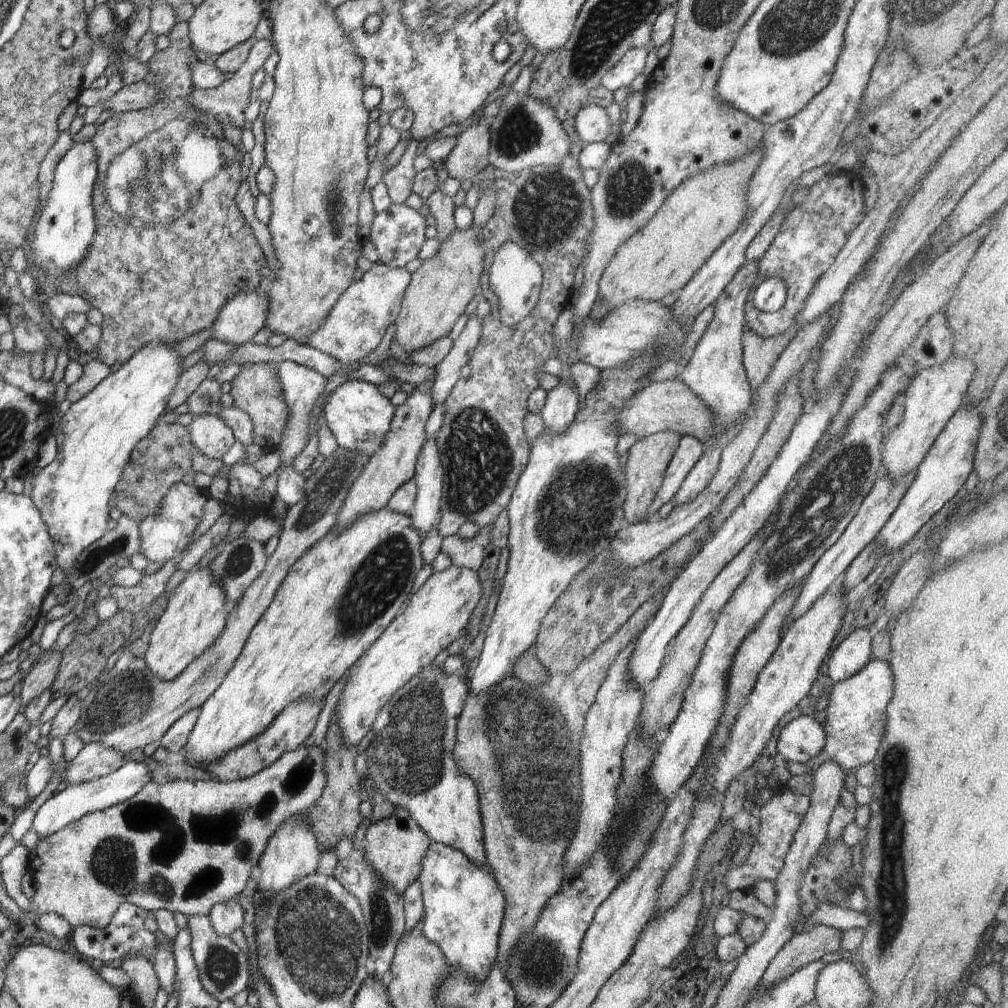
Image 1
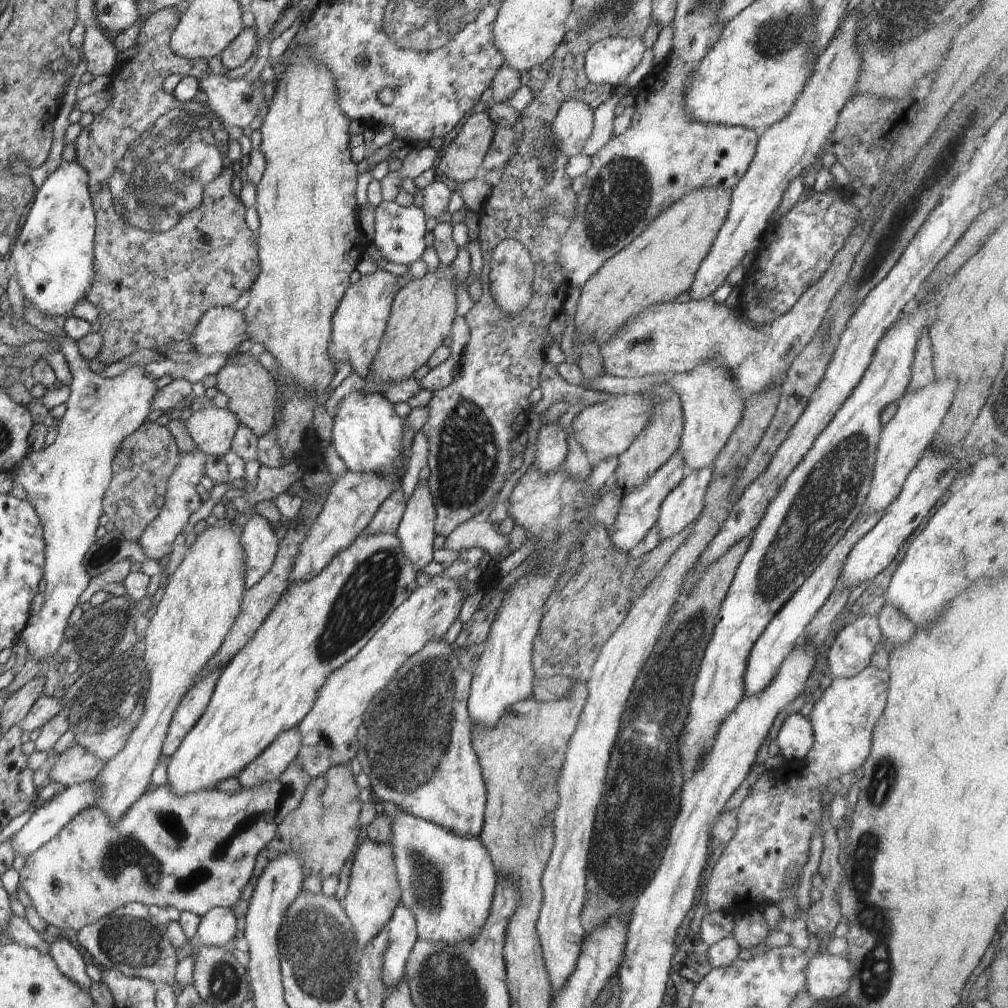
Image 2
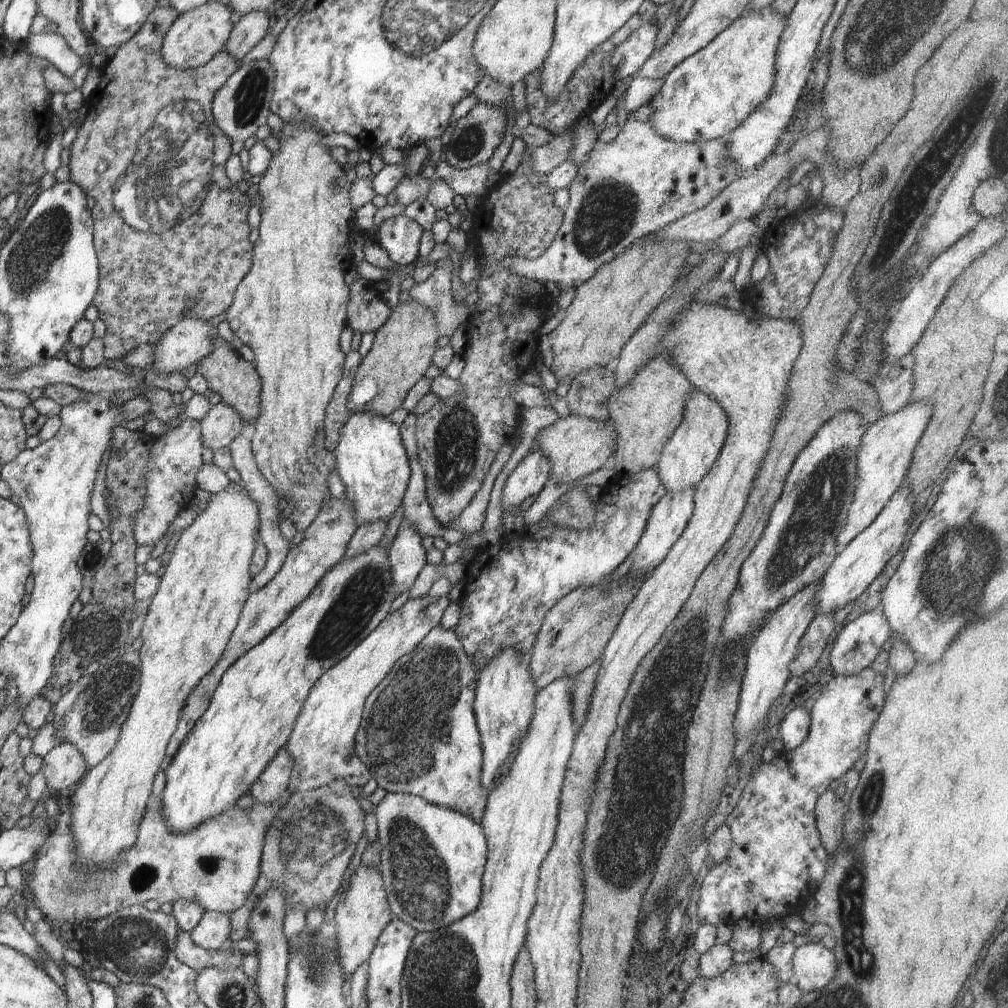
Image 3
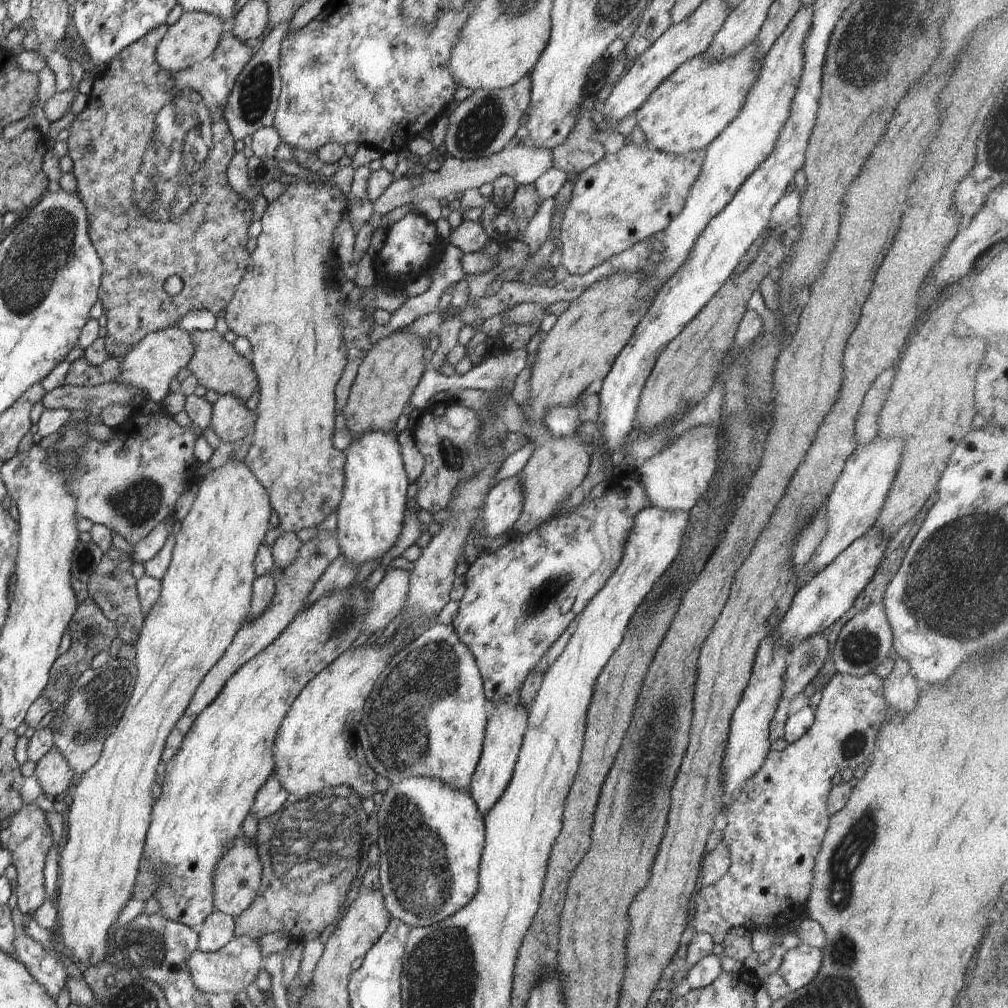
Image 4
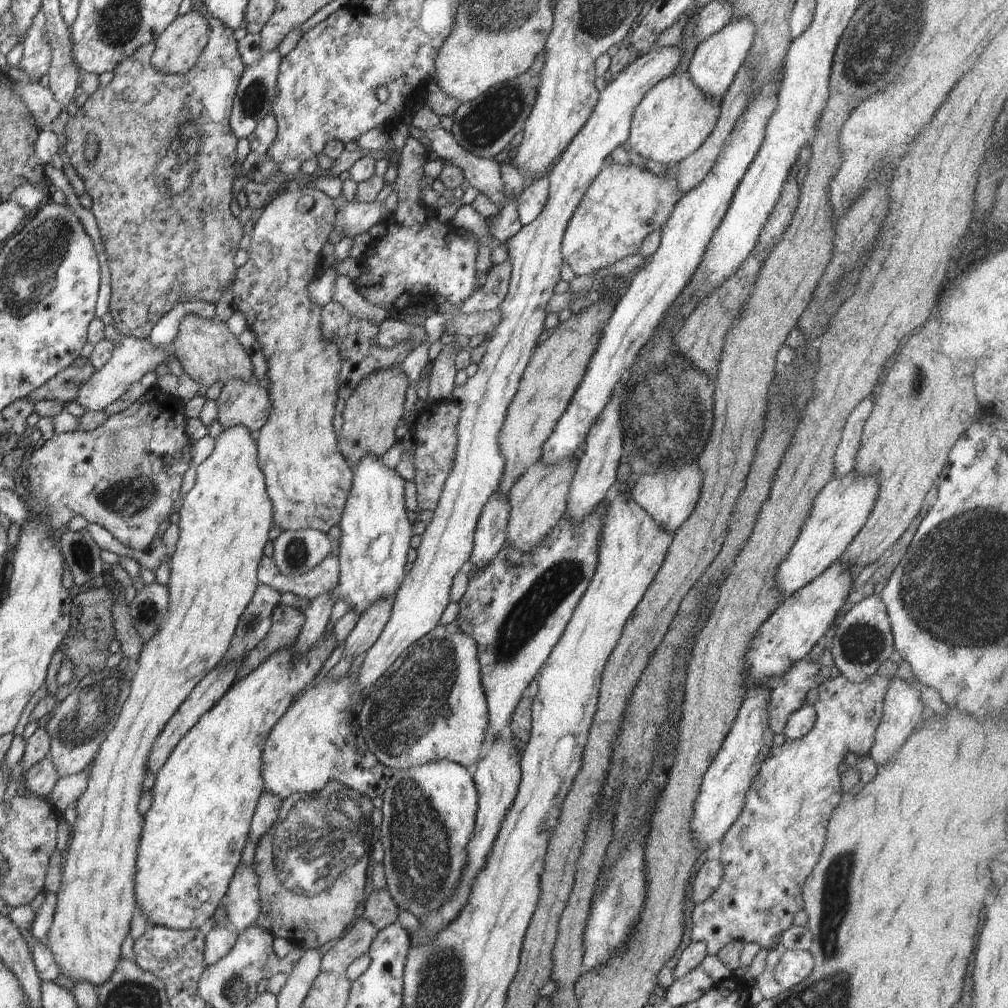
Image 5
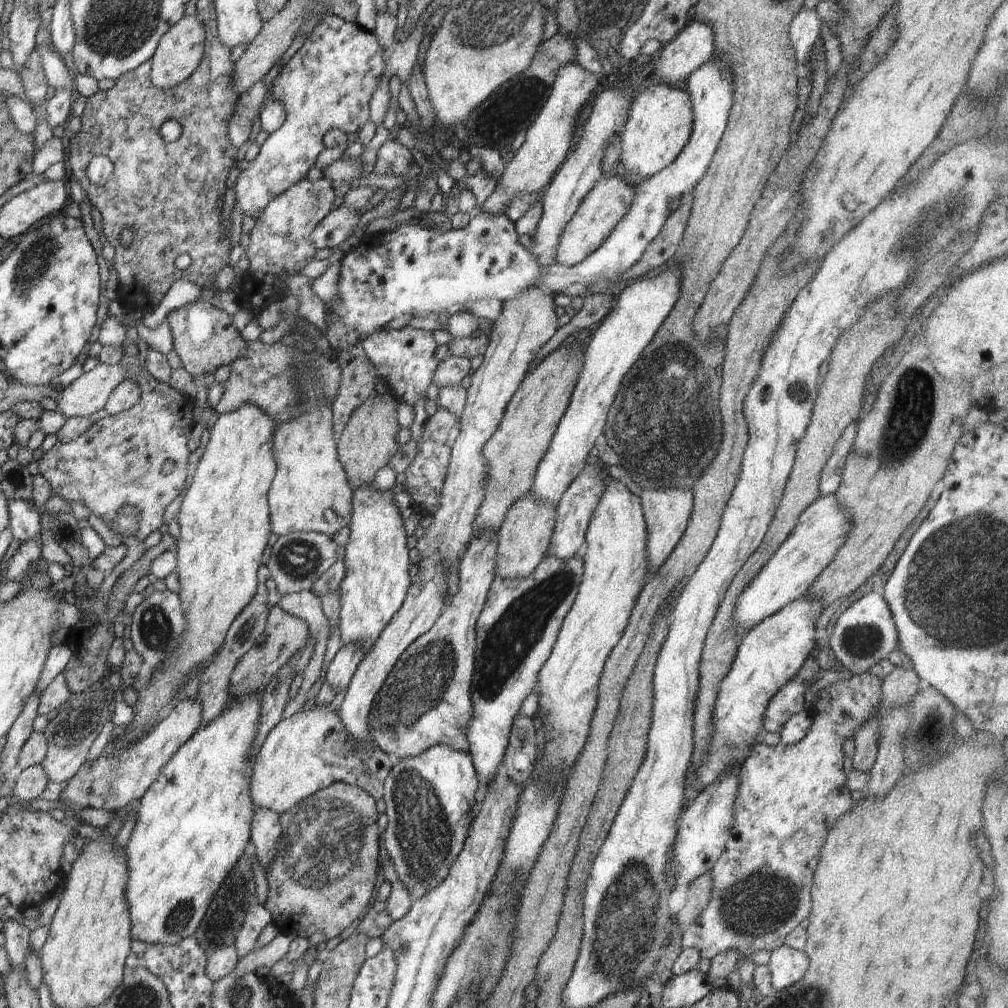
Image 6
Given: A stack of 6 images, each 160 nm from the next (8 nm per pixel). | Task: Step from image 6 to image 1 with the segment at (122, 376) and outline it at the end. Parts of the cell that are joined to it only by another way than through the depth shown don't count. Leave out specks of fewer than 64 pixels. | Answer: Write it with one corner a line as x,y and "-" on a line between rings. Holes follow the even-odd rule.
258,287
249,293
238,293
220,309
217,319
211,326
213,339
229,342
236,347
252,341
253,336
266,327
269,304
269,294

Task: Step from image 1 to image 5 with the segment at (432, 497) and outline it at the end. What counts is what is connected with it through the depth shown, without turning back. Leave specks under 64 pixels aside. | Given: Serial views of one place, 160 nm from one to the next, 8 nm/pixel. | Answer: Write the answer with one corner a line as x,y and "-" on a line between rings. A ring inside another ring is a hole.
384,597
373,602
359,617
354,628
346,637
342,657
356,658
364,654
378,640
381,630
391,617
395,597

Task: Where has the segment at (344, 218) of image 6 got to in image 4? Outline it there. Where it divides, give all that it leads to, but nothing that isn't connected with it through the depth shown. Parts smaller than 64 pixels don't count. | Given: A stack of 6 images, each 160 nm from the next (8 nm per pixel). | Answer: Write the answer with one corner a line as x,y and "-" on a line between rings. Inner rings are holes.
514,142
504,147
498,154
466,161
442,155
439,170
430,171
424,168
419,175
413,177
404,175
398,178
398,180
393,181
380,198
372,202
372,208
373,212
376,211
378,214
388,214
394,208
400,208
400,206
410,203
418,203
425,198
440,200
440,198
444,198
448,194
454,194
454,192
479,189
483,184
492,183
502,174
508,174
520,185
529,185
533,184
542,173
545,173
552,166
553,154
550,149
537,147
527,142

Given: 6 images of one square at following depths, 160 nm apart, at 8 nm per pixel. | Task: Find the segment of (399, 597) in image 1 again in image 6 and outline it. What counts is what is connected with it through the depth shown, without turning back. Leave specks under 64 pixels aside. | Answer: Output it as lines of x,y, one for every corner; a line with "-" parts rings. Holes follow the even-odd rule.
242,693
229,707
222,711
220,716
211,720
208,724
200,727
170,758
162,772
158,775
156,782
146,791
146,794
140,799
137,812
137,824
131,832
130,840
125,846
125,855
127,856
127,867
129,868
129,879
126,887
126,900
129,906
129,917
131,920
131,934
142,942
166,943
169,945
178,944
183,938
192,937
200,922
206,914
208,905
214,896
214,893
222,886
226,880
226,875
237,865
240,857
251,842
251,822
255,812
253,802
250,796
250,766
252,760
249,760
249,753
257,728
261,721
261,694

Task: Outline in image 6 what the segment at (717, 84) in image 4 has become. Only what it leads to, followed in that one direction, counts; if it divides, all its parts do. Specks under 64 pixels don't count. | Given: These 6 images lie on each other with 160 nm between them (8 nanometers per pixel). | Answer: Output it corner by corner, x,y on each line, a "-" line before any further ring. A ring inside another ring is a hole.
651,80
637,93
621,134
621,162
624,166
624,173
628,171
650,178
663,168
670,166
688,144
692,129
693,110
689,92
664,82

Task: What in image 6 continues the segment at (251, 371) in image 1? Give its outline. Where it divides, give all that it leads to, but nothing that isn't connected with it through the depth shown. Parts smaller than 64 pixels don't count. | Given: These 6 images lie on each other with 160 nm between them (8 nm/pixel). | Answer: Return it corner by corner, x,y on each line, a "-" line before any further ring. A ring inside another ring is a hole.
202,299
168,314
167,324
173,336
173,350
180,357
181,367
193,378
215,373
221,366
232,365
236,358
246,354
246,341
232,323
232,317
224,310

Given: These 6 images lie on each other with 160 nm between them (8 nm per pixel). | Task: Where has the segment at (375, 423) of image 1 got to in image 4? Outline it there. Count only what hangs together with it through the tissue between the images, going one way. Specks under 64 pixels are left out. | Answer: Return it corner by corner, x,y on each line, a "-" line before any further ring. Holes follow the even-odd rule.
366,431
354,437
345,455
344,478
337,506
337,539
340,555
344,555
359,572
364,562
383,558
402,530
410,481
395,432

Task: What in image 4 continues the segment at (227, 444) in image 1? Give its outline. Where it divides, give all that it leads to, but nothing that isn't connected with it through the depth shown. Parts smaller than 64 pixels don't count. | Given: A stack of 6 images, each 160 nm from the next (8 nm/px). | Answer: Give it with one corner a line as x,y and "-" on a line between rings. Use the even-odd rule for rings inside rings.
220,395
213,404
211,427
221,442
239,444
255,431
257,414
234,395

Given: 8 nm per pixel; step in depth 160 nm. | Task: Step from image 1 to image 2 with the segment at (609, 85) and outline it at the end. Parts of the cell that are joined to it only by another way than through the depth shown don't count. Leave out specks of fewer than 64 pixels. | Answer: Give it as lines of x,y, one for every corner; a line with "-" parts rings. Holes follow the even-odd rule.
629,35
597,42
592,45
592,48
585,56
584,68
586,76
594,85
610,85
615,89
623,85
628,75
640,64
646,49
643,39

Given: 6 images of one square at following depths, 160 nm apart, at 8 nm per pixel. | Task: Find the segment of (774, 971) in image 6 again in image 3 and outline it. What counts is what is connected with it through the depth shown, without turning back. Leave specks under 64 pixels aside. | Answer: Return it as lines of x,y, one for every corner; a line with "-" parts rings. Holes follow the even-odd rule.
816,940
797,948
792,966
792,981
806,997
824,988
838,974
835,954

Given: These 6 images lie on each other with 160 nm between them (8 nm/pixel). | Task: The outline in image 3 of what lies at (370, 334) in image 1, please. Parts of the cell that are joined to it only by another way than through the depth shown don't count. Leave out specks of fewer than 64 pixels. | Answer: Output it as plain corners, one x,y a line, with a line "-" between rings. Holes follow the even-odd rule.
358,276
350,287
345,328
360,334
376,332
388,320
390,311
377,283

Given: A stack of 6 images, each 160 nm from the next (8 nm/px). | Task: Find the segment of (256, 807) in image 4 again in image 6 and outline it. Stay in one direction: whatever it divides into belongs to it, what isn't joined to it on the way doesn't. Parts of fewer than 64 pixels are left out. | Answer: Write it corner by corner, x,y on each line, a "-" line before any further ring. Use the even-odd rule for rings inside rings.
258,809
251,822
251,843
254,854
264,868
271,865
282,834
279,814
273,810

